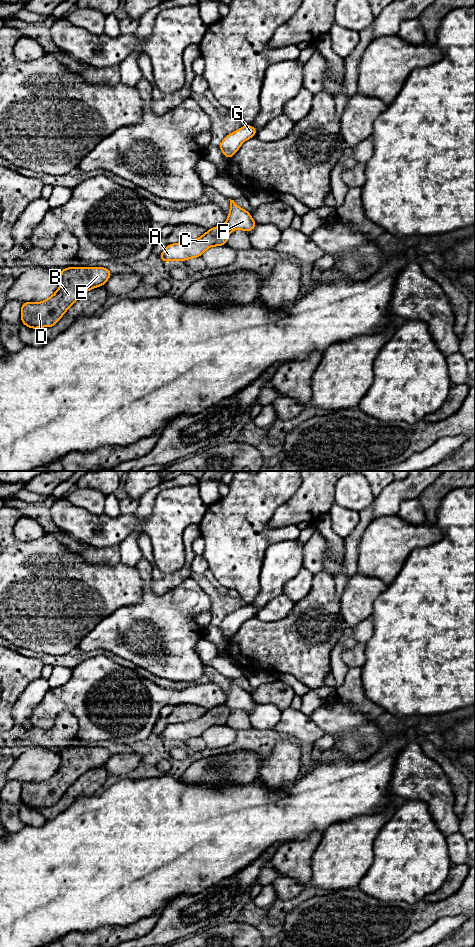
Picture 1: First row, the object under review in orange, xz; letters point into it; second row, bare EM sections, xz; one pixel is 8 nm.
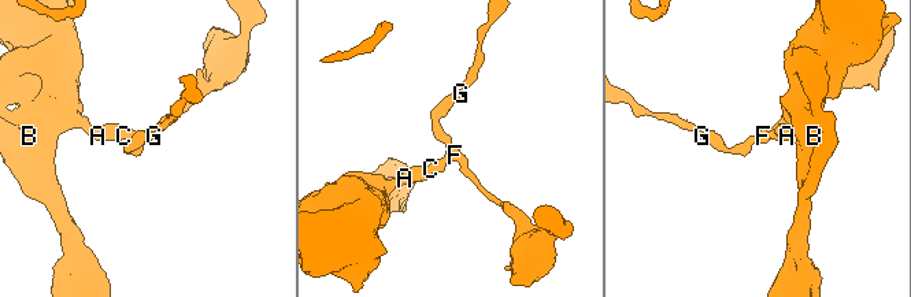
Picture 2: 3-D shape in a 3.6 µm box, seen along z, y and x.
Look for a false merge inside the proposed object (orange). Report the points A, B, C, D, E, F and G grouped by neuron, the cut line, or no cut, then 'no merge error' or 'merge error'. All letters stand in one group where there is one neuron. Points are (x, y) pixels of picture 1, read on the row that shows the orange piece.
groups A B C D E / F G; cut xz (225, 223), (231, 229); merge error

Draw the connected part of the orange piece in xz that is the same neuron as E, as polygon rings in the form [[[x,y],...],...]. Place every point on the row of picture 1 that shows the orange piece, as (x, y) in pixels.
[[[69,267],[59,273],[61,275],[60,287],[51,297],[39,303],[24,302],[22,304],[22,324],[32,329],[53,327],[80,296],[92,288],[103,286],[112,276],[112,273],[105,267]]]

